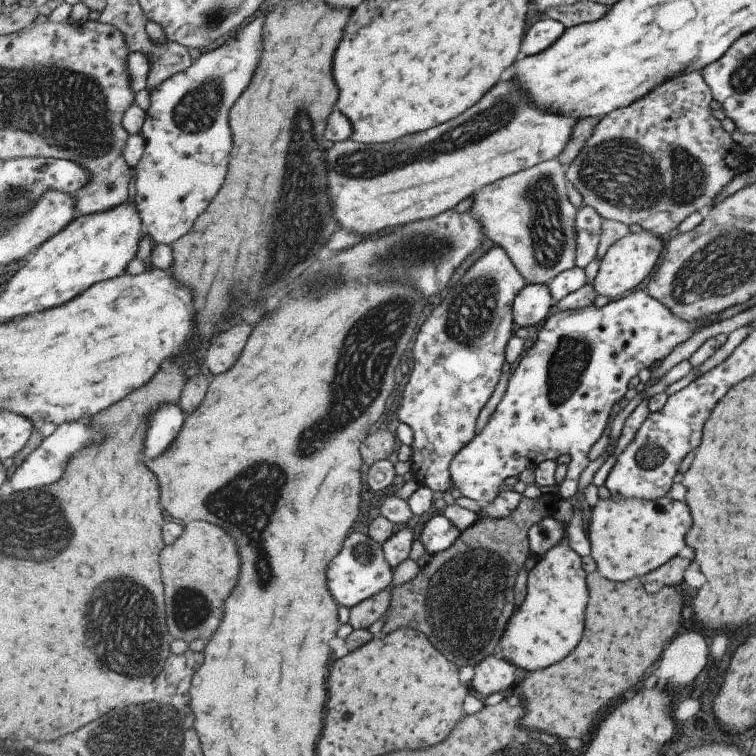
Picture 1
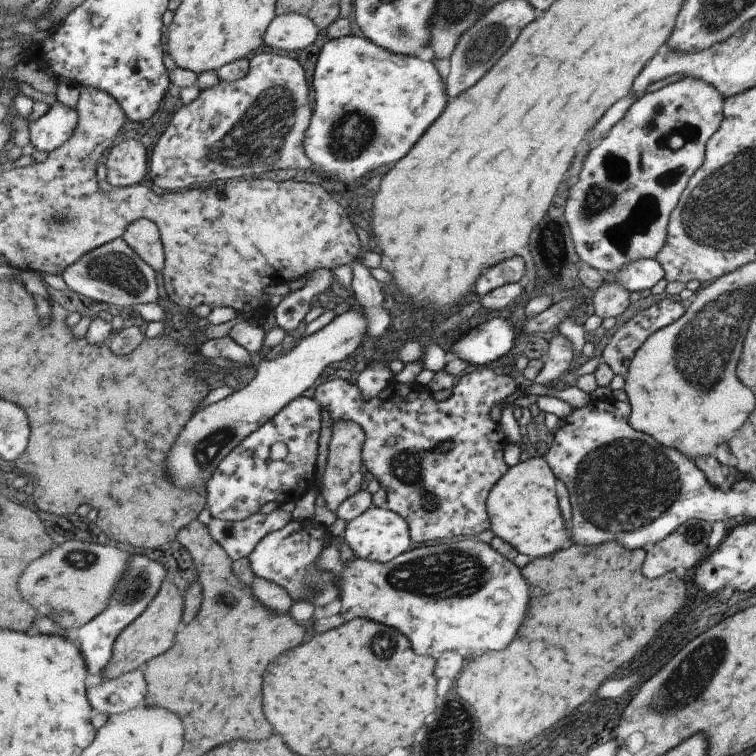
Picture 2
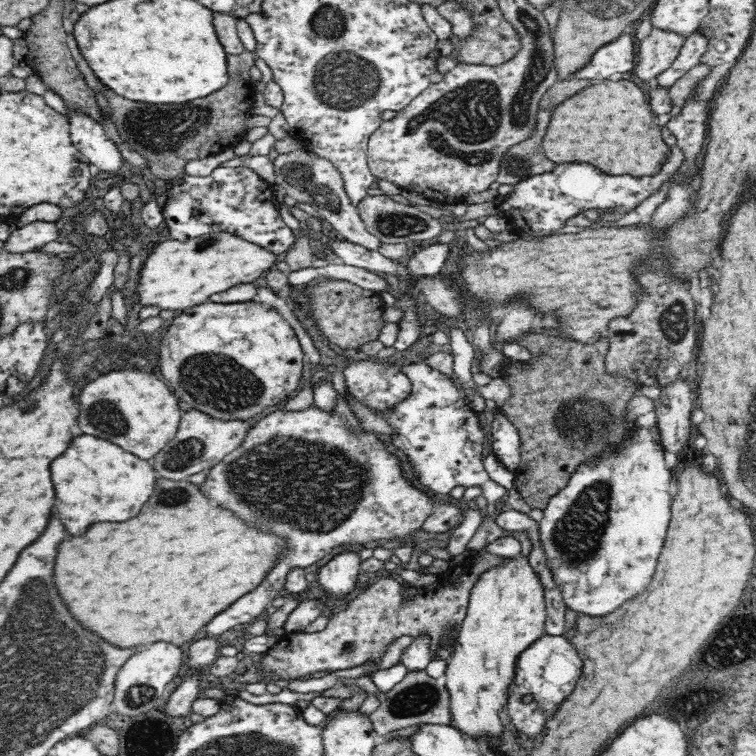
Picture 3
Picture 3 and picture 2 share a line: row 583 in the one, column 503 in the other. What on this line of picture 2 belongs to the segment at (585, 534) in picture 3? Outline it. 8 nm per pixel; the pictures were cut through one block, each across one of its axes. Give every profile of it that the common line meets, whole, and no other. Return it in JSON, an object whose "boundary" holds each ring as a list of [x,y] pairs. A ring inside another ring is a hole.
{"boundary":[[[477,537],[470,538],[455,538],[451,542],[441,542],[434,546],[419,546],[418,548],[408,550],[406,553],[401,554],[397,558],[391,560],[391,562],[380,563],[370,560],[354,557],[353,560],[349,560],[343,564],[343,570],[336,572],[337,576],[341,576],[339,580],[339,588],[341,588],[342,598],[340,613],[345,616],[347,620],[353,620],[353,618],[368,618],[375,622],[383,624],[389,624],[389,626],[395,626],[397,630],[403,630],[403,634],[407,634],[411,638],[411,642],[415,642],[415,650],[419,650],[419,654],[425,654],[425,656],[433,656],[439,658],[443,654],[443,650],[465,650],[467,656],[481,656],[485,652],[497,652],[497,650],[505,650],[517,636],[525,616],[527,616],[527,608],[529,608],[529,602],[531,602],[531,586],[529,582],[523,578],[523,572],[521,568],[515,564],[506,555],[501,554],[498,550],[495,550],[493,544],[487,544],[477,540]]]}

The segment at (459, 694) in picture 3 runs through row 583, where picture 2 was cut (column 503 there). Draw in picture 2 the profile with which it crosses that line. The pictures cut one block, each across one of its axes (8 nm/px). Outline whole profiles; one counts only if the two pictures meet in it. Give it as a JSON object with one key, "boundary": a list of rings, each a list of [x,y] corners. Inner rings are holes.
{"boundary":[[[543,454],[521,461],[510,467],[506,476],[494,486],[487,498],[490,511],[491,530],[531,558],[551,556],[565,544],[572,544],[572,528],[559,504],[557,477],[554,469]]]}

